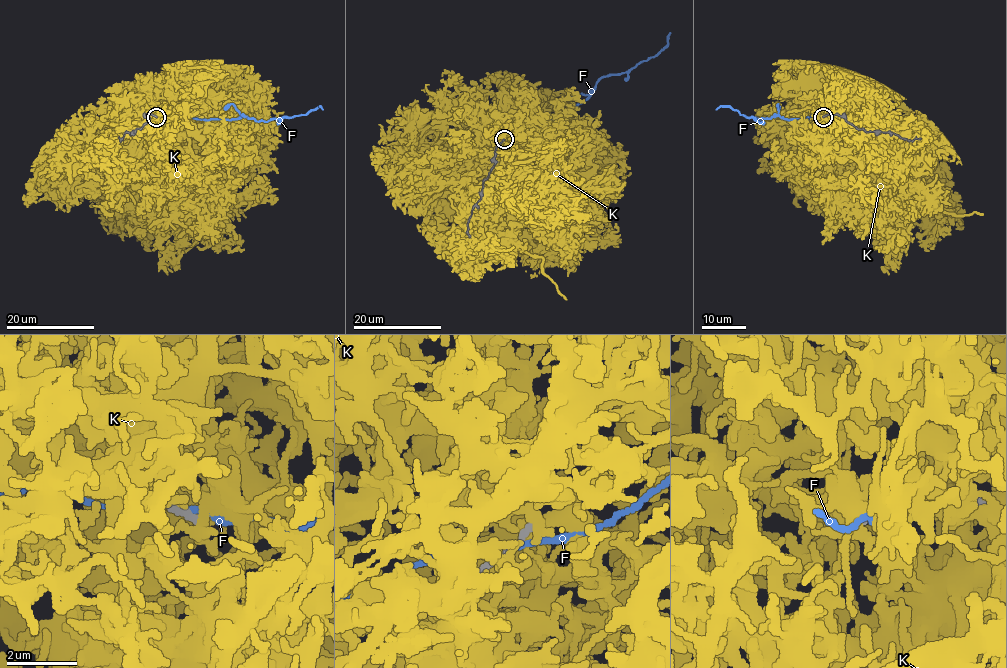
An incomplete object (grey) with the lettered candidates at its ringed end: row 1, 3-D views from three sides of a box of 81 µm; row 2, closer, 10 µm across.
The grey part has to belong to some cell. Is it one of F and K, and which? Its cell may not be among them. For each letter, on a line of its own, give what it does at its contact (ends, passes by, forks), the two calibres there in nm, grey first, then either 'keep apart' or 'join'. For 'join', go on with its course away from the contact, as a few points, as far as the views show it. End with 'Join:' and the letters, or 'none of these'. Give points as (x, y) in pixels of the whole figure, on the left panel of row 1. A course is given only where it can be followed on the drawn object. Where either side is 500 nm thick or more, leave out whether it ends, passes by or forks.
F: it ends there; 240 nm thick on the grey side, 150 nm on the other; keep apart
K: it forks there; 200 nm thick on the grey side, 280 nm on the other; keep apart
Join: none of these

